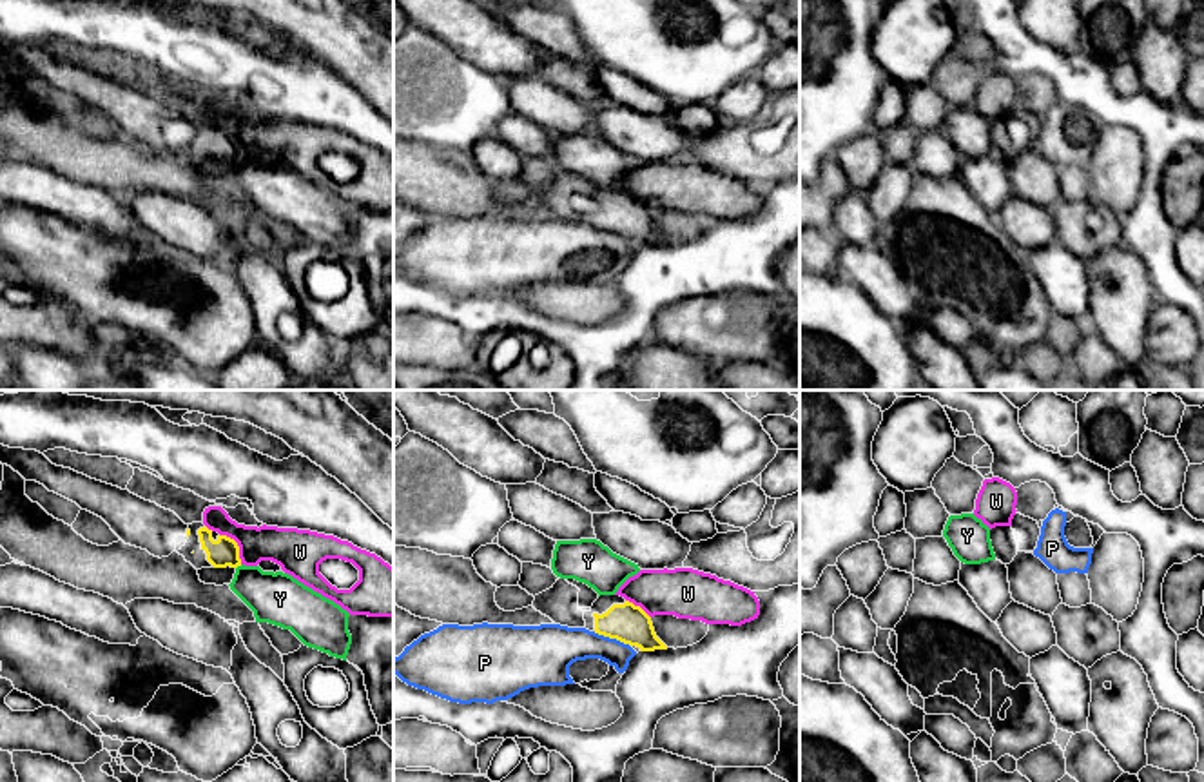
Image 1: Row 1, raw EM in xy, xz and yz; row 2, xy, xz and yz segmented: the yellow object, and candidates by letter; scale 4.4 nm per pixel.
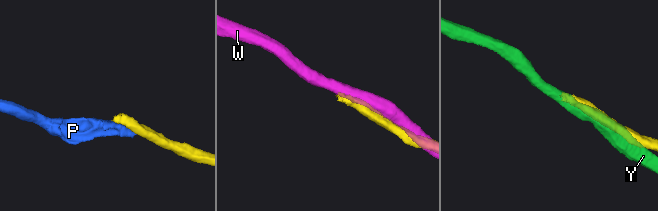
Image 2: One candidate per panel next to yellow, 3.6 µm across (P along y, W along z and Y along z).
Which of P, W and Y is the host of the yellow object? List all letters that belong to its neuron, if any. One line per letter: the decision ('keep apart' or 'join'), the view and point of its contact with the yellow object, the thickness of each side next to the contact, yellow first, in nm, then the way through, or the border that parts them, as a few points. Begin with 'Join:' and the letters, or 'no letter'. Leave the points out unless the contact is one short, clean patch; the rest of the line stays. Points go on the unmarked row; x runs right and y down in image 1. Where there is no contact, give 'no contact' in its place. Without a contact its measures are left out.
Join: no letter
P: keep apart; contact xz (611, 231); calibres 170 and 190 nm; border xz (593, 225), (615, 231), (630, 240)
W: keep apart; contact xy (236, 138); calibres 130 and 180 nm
Y: keep apart; contact xy (238, 158); calibres 130 and 240 nm

